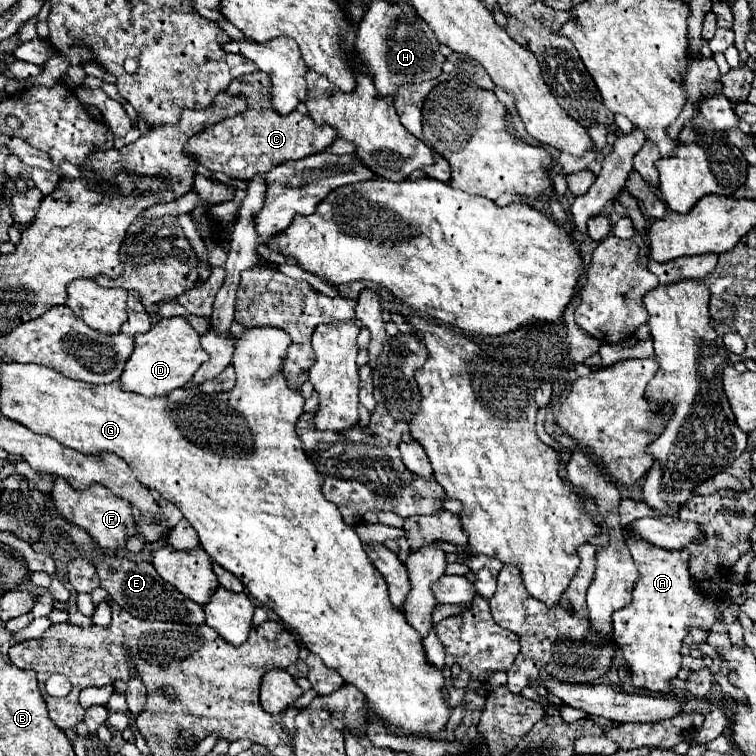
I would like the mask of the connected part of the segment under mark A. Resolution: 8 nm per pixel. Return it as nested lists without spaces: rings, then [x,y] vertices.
[[[627,539],[627,547],[633,555],[639,579],[637,587],[633,587],[633,601],[613,613],[613,639],[623,653],[631,681],[637,689],[671,693],[671,681],[681,671],[683,655],[679,649],[689,635],[689,627],[697,625],[711,629],[717,623],[717,605],[709,595],[693,589],[689,555],[683,549],[663,551],[639,539]]]

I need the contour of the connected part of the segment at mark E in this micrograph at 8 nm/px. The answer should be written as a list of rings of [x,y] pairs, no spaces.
[[[101,555],[95,561],[95,567],[101,579],[101,587],[109,593],[113,603],[125,607],[131,615],[137,615],[139,619],[149,619],[149,621],[175,621],[175,623],[193,623],[193,625],[205,623],[203,607],[199,607],[195,601],[187,599],[175,587],[163,581],[157,575],[157,571],[151,567],[151,563],[133,563],[125,557]]]

